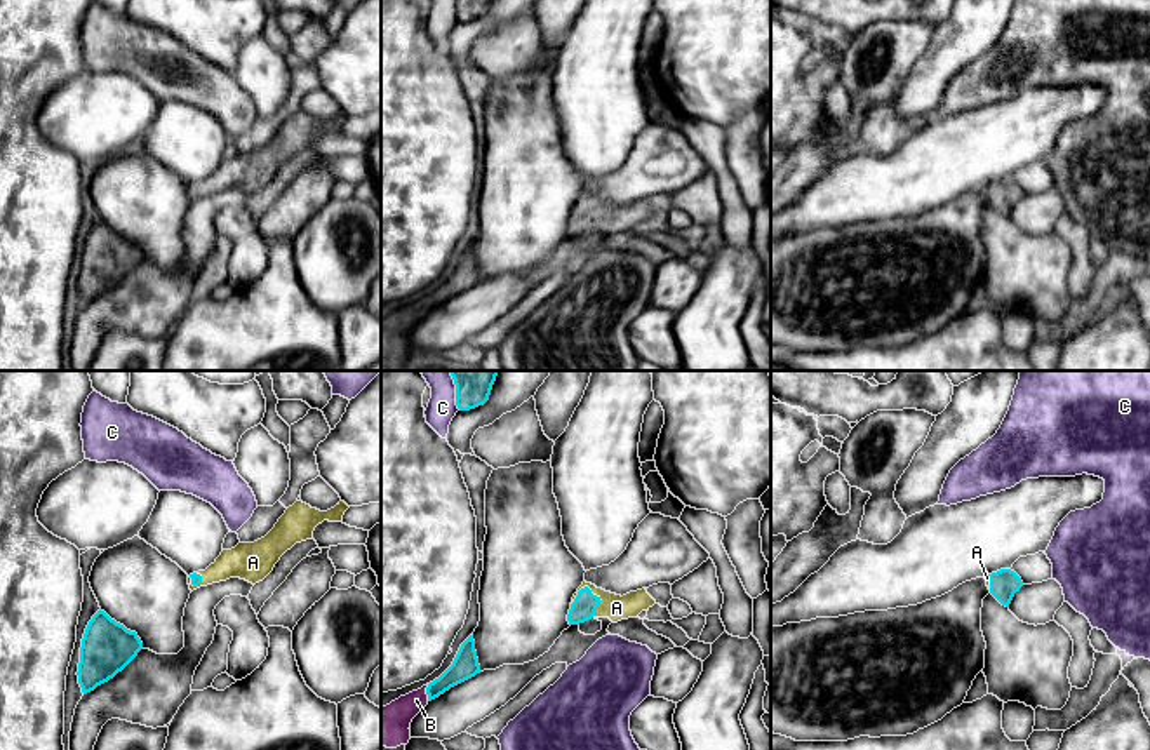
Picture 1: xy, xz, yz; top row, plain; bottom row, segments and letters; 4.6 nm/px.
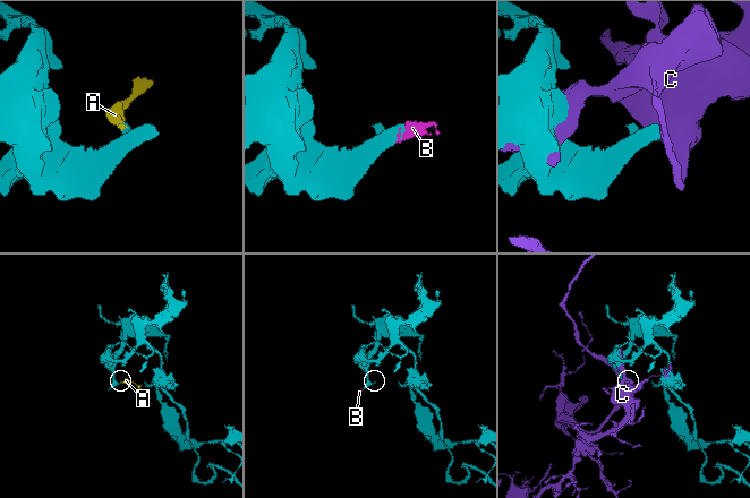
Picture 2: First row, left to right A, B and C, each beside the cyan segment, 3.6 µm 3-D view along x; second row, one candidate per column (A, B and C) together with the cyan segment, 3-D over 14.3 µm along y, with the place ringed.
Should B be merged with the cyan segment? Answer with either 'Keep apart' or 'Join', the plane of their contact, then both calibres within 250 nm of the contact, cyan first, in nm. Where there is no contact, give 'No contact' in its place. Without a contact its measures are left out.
Join. Touches cyan in xz. Thickness 120 nm (cyan) against 190 nm

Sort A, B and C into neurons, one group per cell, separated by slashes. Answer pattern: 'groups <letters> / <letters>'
groups A B / C

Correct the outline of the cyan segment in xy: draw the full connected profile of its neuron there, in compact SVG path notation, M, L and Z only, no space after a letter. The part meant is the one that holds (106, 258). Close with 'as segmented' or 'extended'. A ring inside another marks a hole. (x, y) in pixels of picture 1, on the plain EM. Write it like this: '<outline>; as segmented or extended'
M97 221L89 231L78 273L78 294L87 305L122 282L143 259L136 242Z; as segmented

